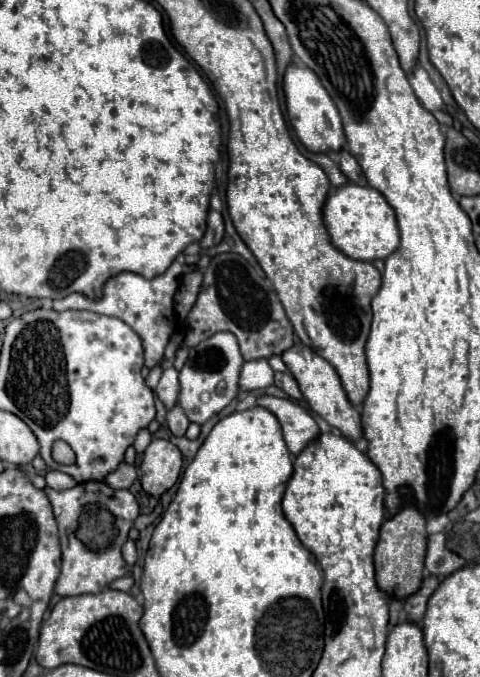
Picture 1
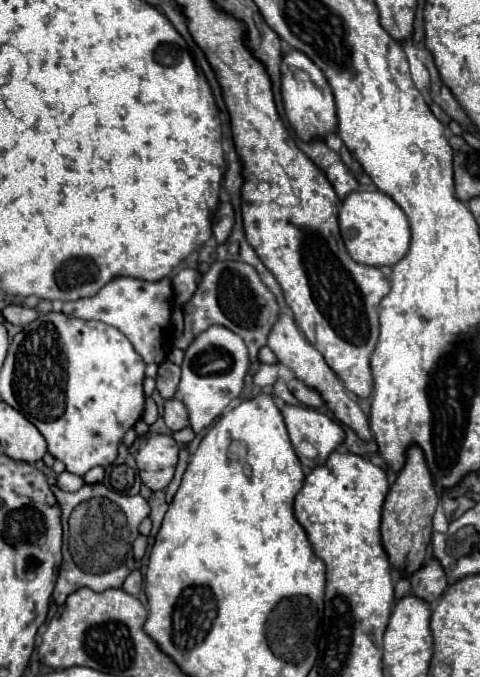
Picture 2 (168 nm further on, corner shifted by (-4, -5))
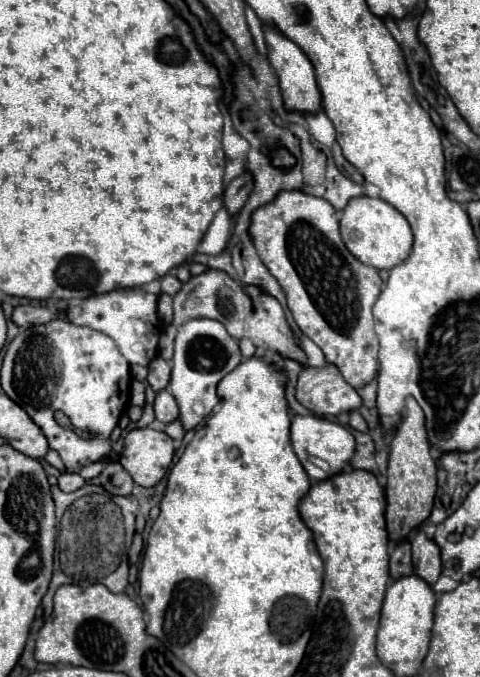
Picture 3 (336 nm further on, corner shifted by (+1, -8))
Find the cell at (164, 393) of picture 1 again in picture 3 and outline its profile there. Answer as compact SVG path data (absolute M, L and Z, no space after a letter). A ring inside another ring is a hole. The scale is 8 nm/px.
M158 356L158 358L154 358L154 360L150 362L148 370L150 370L150 374L148 374L148 384L152 386L154 392L162 392L162 390L168 386L168 382L170 382L170 374L172 374L170 362Z

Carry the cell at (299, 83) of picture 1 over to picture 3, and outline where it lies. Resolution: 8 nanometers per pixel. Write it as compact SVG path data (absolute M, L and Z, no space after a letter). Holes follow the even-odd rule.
M264 26L264 32L266 32L266 44L268 44L268 60L276 70L284 108L288 112L318 114L322 110L322 94L316 84L312 62L306 58L306 54L294 42L290 42L286 36L278 34L278 30L274 30L272 26Z

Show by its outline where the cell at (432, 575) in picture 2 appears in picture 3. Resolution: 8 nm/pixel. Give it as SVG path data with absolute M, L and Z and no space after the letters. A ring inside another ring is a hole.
M418 530L412 538L412 564L414 564L414 574L428 582L430 586L436 584L442 572L440 564L440 550L434 546L432 540L424 536L422 530Z

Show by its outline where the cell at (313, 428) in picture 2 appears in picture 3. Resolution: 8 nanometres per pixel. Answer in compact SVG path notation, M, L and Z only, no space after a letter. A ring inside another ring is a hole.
M294 414L292 416L292 426L290 426L290 440L292 440L292 446L294 446L294 452L298 456L298 460L302 462L306 474L318 482L318 480L326 480L332 472L342 472L342 468L350 462L352 454L354 454L354 436L340 424L336 422L330 422L326 418L318 418L318 416L298 416ZM308 456L318 456L322 460L326 460L330 464L330 472L324 472L320 468L316 468L314 464L308 462Z

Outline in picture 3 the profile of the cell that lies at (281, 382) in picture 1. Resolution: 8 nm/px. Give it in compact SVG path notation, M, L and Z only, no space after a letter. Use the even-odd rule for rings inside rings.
M332 364L322 370L304 368L296 382L296 400L320 416L350 412L362 404L356 390Z

